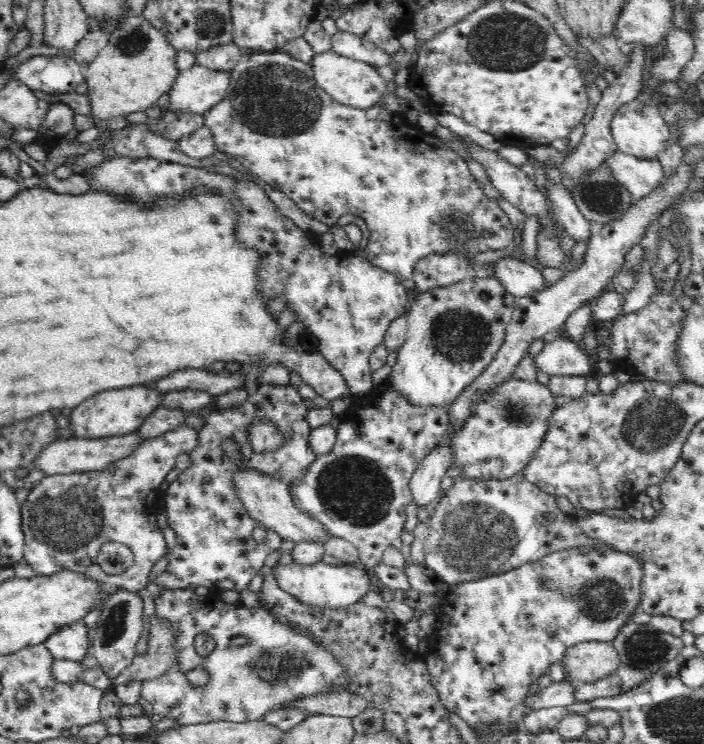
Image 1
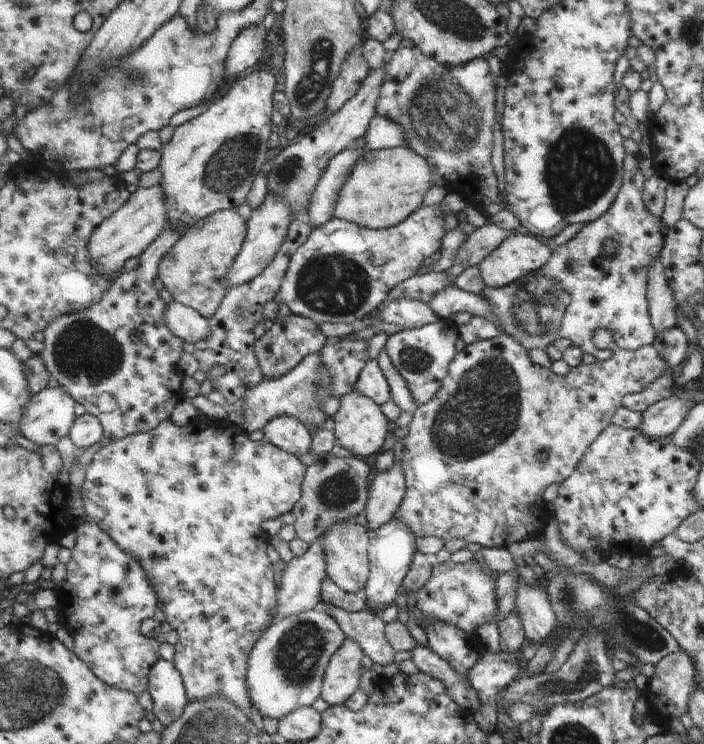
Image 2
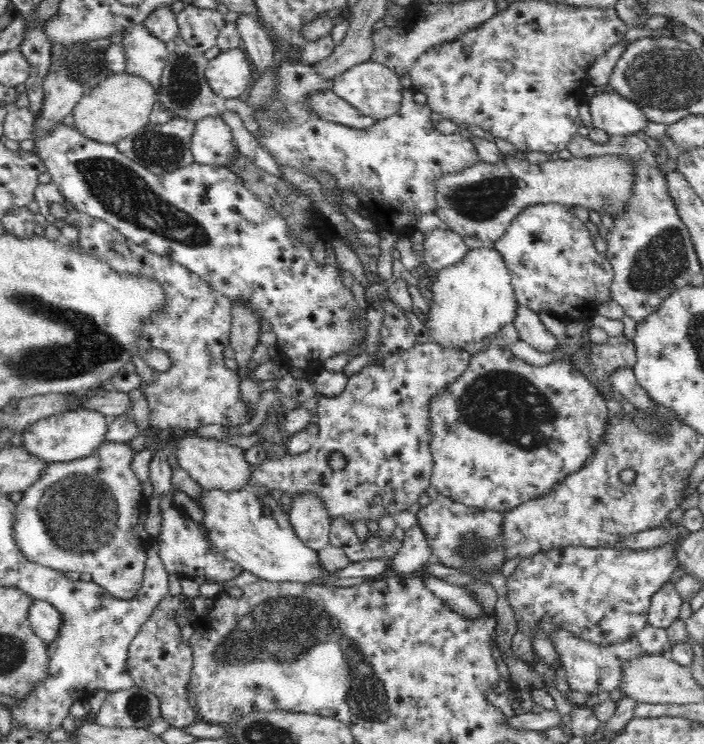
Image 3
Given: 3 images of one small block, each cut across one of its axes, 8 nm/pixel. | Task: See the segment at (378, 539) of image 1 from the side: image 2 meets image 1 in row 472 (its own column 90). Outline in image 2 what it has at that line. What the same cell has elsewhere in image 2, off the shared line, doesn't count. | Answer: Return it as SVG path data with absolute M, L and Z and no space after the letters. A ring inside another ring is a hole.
M169 226L163 236L159 236L159 240L141 256L139 268L121 274L99 304L93 304L85 312L75 312L71 316L59 316L59 320L51 320L51 328L47 328L43 334L45 350L41 352L41 358L45 368L59 382L59 386L71 392L75 402L81 404L87 414L93 414L101 422L105 438L113 438L115 442L159 428L165 420L171 420L175 406L185 398L185 372L179 366L179 358L185 354L183 344L187 342L171 332L171 326L167 324L167 304L161 300L153 282L159 278L161 260L187 232L189 230L185 228L175 230Z

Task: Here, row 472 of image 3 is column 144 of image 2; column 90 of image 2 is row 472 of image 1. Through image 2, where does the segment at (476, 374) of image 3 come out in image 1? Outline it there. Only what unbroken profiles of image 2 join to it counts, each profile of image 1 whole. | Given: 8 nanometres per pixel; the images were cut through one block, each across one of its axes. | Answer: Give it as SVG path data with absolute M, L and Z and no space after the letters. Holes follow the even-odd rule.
M510 378L498 386L488 398L474 406L474 416L454 438L456 464L464 470L464 478L472 480L504 480L514 474L524 474L528 456L548 430L548 416L556 410L556 396L540 382L520 382Z

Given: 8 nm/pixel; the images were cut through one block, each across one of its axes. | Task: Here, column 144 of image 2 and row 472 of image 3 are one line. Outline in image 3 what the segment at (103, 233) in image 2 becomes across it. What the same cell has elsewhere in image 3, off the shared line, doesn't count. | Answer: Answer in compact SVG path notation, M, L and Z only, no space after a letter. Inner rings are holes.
M180 432L180 434L182 434L182 438L178 440L178 450L176 450L180 468L186 470L190 474L190 478L204 488L204 492L220 490L220 492L234 494L234 492L246 490L252 484L256 466L250 466L250 462L244 456L246 454L244 450L240 450L236 446L230 446L226 442L220 442L220 440L194 438L188 432L186 434Z

